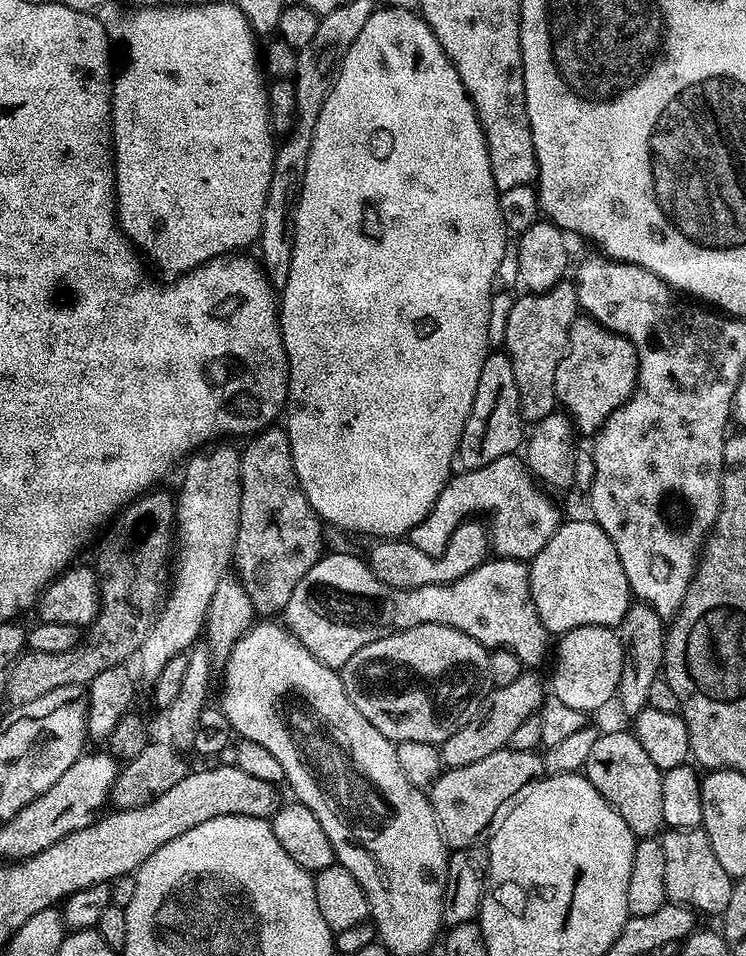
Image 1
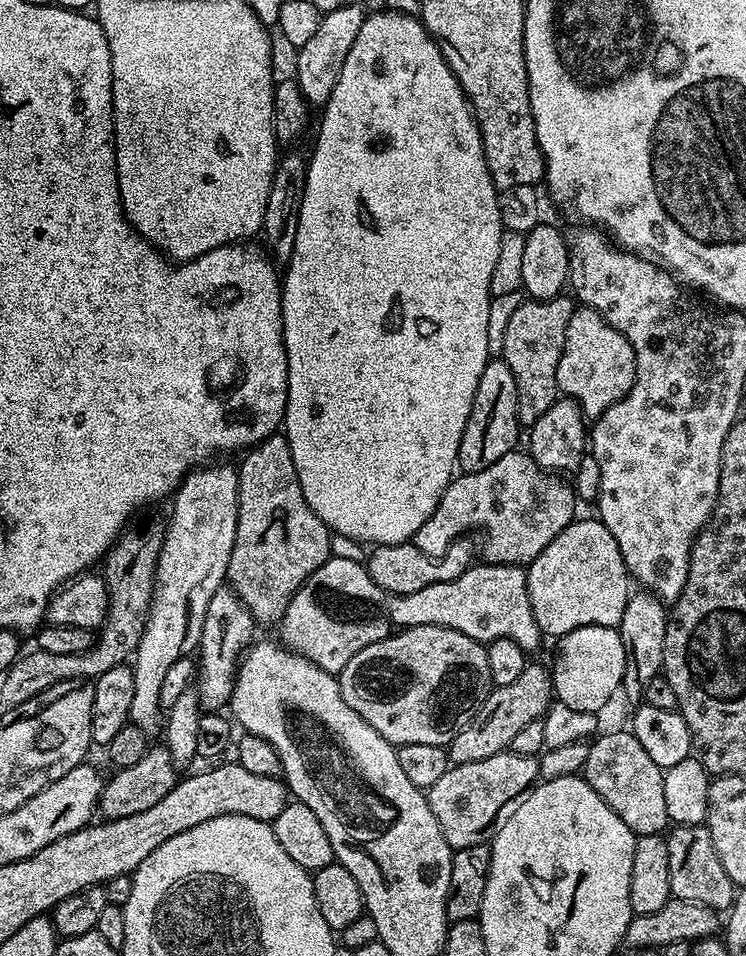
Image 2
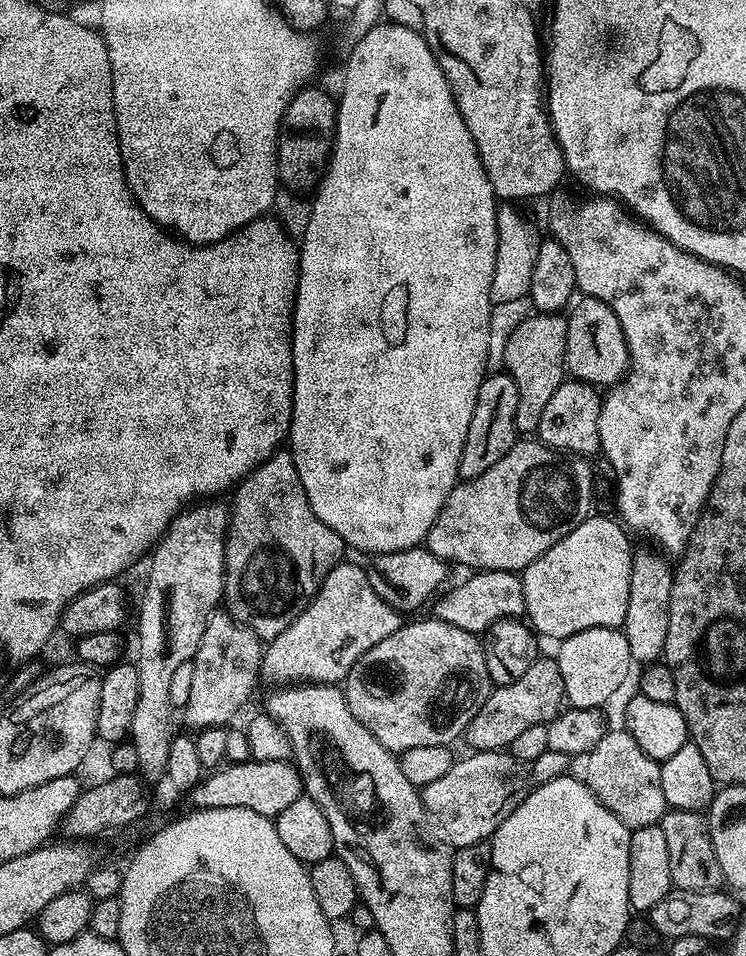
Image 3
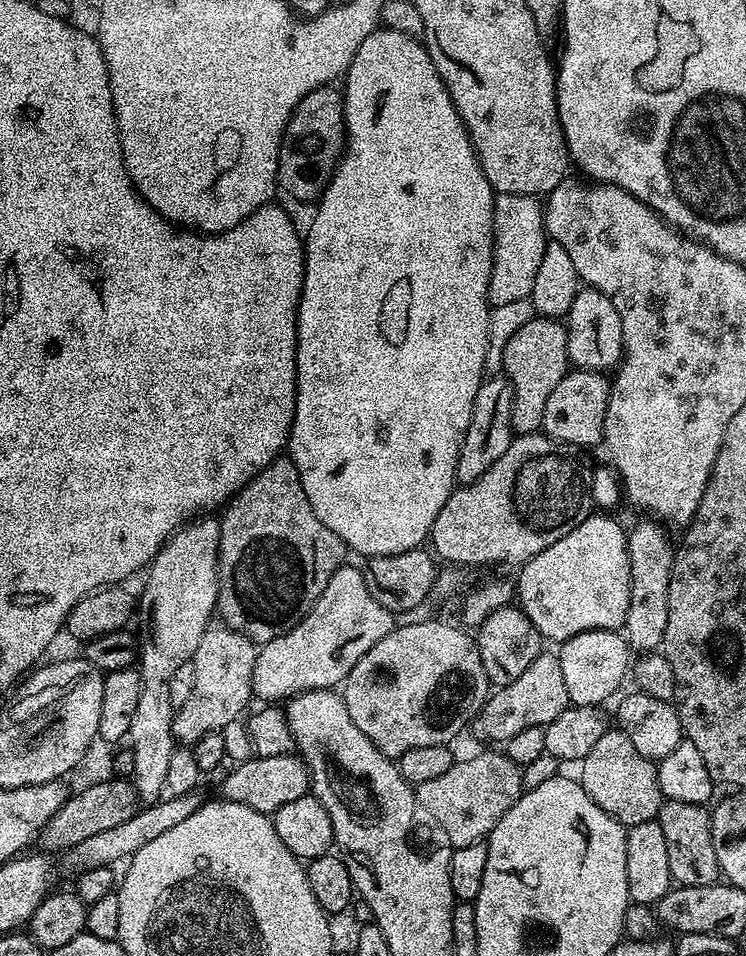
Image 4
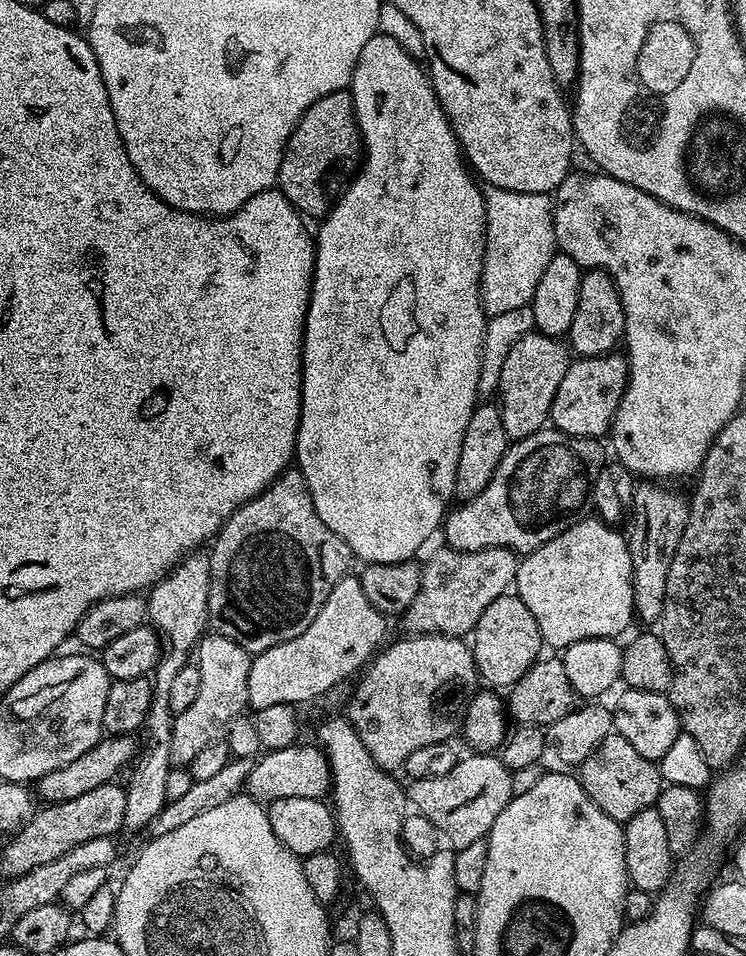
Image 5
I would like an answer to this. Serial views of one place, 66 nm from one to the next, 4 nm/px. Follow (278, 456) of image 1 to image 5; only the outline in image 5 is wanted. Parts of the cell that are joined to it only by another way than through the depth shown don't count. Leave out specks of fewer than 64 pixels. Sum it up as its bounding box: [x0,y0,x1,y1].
[207,466,354,654]

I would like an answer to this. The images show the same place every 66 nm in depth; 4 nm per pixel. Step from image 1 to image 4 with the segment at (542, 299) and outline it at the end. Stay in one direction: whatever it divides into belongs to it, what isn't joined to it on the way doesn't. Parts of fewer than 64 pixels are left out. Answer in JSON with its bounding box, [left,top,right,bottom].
[503,318,570,434]

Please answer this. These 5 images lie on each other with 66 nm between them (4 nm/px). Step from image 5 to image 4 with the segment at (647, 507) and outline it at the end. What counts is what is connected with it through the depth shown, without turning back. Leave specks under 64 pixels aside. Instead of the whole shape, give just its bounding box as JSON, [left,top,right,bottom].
[623,518,674,654]

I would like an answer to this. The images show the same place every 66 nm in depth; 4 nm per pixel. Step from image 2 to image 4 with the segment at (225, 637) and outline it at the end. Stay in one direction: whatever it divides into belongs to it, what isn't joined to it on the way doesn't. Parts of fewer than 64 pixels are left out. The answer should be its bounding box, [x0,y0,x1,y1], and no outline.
[172,622,257,745]

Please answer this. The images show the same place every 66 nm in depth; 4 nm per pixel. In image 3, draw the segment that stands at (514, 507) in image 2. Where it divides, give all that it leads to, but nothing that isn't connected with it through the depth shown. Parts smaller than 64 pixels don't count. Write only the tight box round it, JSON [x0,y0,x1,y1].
[426,438,593,573]

